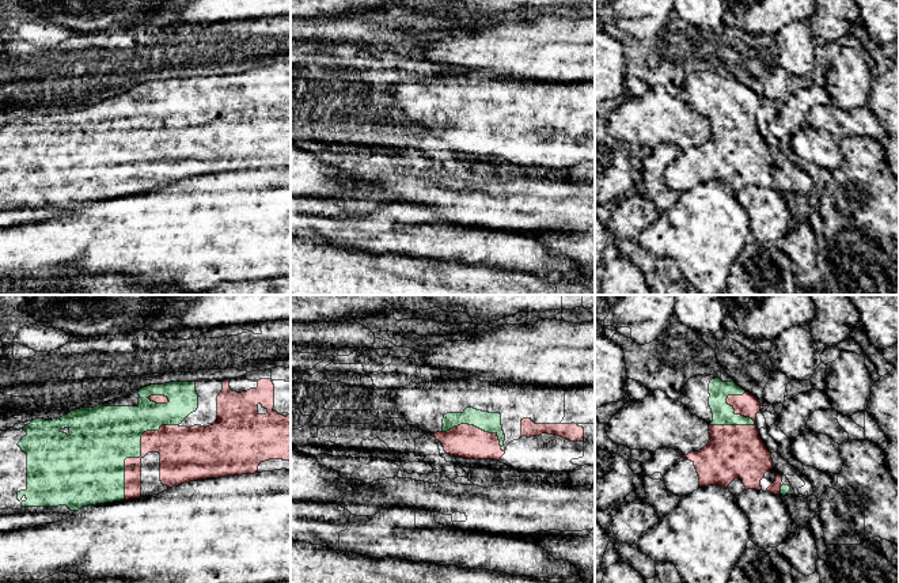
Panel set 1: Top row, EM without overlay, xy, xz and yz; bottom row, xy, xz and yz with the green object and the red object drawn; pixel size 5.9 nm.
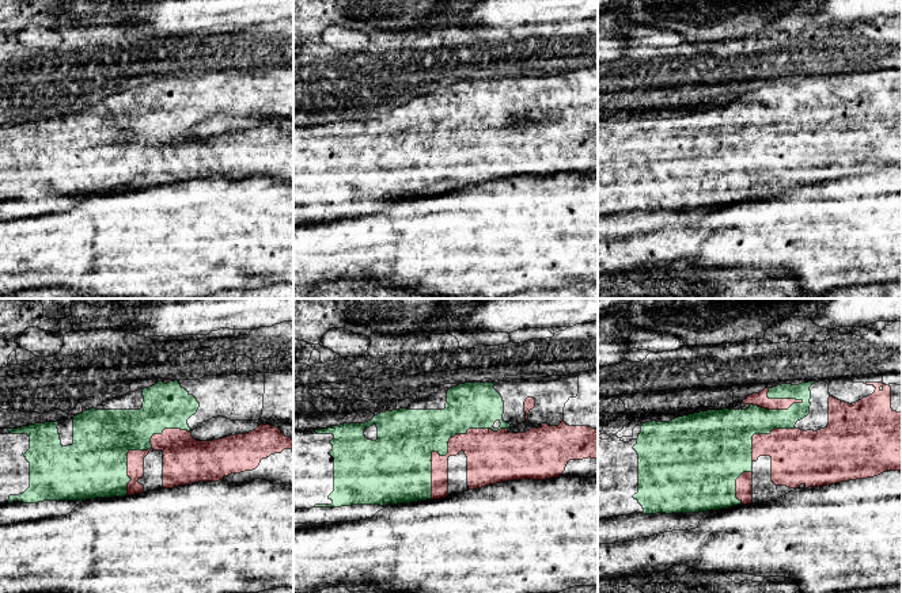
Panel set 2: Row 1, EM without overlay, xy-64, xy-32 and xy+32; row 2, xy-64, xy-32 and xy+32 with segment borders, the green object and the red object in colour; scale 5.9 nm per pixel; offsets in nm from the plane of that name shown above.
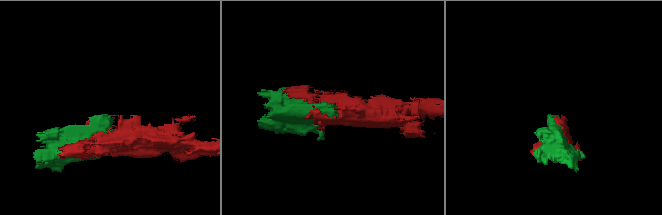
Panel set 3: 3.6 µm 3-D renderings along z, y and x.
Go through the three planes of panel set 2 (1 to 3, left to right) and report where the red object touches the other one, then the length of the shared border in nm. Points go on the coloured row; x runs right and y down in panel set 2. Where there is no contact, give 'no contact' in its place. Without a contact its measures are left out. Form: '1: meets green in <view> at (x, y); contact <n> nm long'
1: meets green in xy-64 at (143, 449); contact 550 nm long
2: meets green in xy-32 at (447, 447); contact 600 nm long
3: meets green in xy+32 at (776, 410); contact 320 nm long

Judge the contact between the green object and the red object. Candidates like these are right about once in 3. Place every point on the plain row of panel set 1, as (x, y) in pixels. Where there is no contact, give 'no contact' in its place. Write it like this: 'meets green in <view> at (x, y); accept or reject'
meets green in xy at (140, 150); accept

